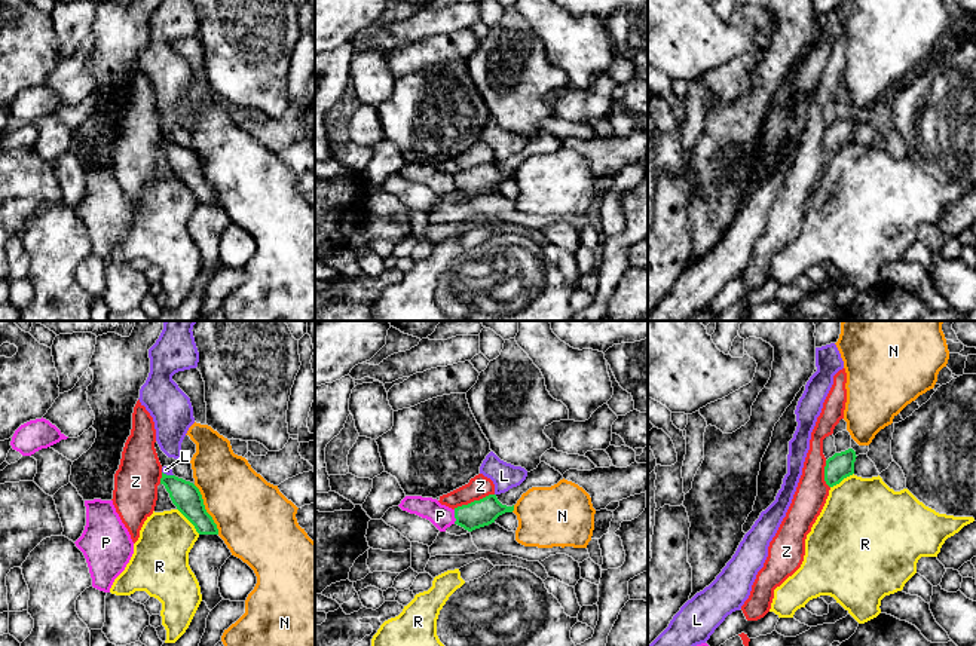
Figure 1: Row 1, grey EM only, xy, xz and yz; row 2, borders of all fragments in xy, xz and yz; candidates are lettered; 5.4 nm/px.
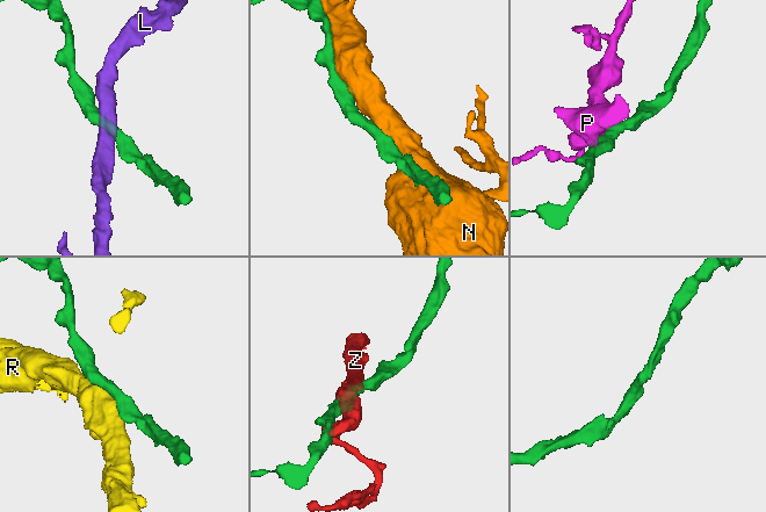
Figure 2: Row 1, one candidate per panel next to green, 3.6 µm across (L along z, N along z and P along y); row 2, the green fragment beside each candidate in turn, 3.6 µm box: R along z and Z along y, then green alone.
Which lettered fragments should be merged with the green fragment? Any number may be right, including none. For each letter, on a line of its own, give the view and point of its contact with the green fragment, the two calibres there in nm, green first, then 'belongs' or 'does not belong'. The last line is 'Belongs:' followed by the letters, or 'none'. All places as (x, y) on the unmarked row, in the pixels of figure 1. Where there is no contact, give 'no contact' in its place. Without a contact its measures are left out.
L: meets green in xy at (168, 143); 160 nm thick on the green side, 50 nm on the other; does not belong
N: meets green in xy at (205, 177); 160 nm thick on the green side, 400 nm on the other; does not belong
P: meets green in xz at (455, 184); 150 nm thick on the green side, 120 nm on the other; does not belong
R: meets green in xy at (189, 187); 160 nm thick on the green side, 300 nm on the other; does not belong
Z: meets green in xz at (474, 168); 150 nm thick on the green side, 120 nm on the other; does not belong
Belongs: none

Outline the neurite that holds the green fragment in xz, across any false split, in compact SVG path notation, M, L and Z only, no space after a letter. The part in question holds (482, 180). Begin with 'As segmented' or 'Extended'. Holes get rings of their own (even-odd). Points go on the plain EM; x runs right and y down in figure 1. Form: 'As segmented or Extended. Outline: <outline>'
As segmented. Outline: M489 162L480 168L455 175L455 192L463 195L468 199L472 199L495 190L499 183L513 178L514 172L502 172L496 162Z

